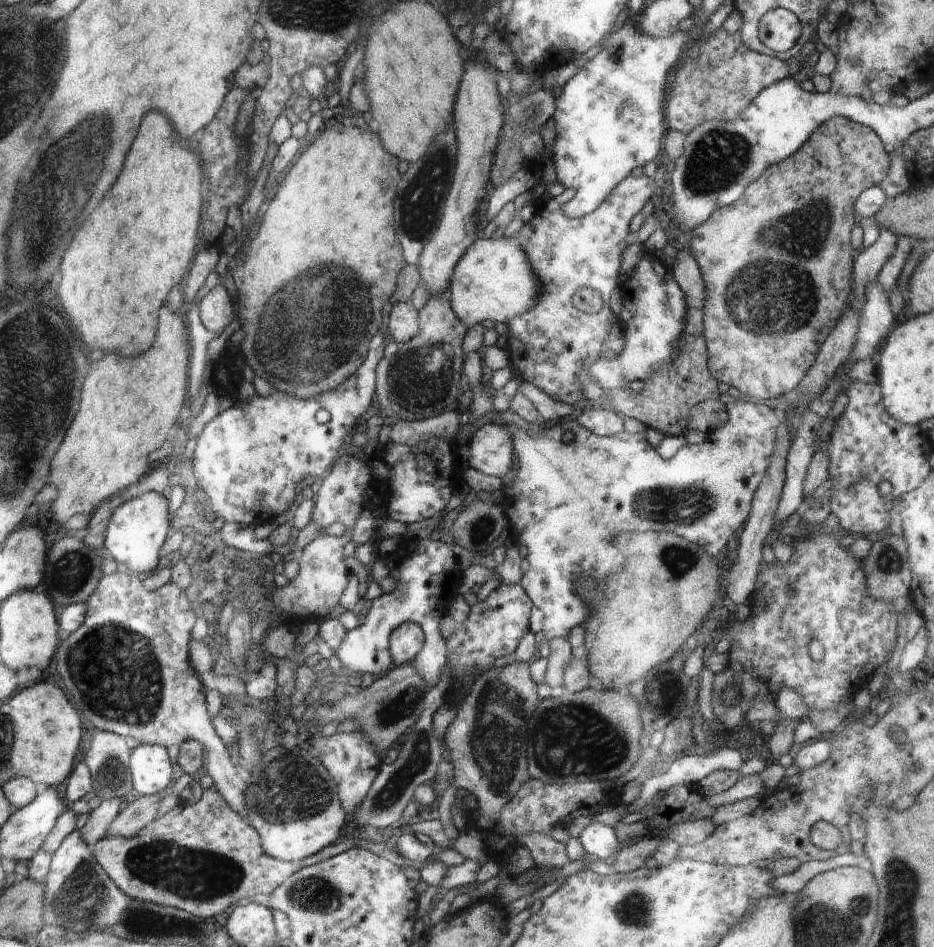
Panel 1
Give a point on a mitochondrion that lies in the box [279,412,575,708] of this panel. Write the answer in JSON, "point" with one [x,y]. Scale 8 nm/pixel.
{"point":[484,526]}

